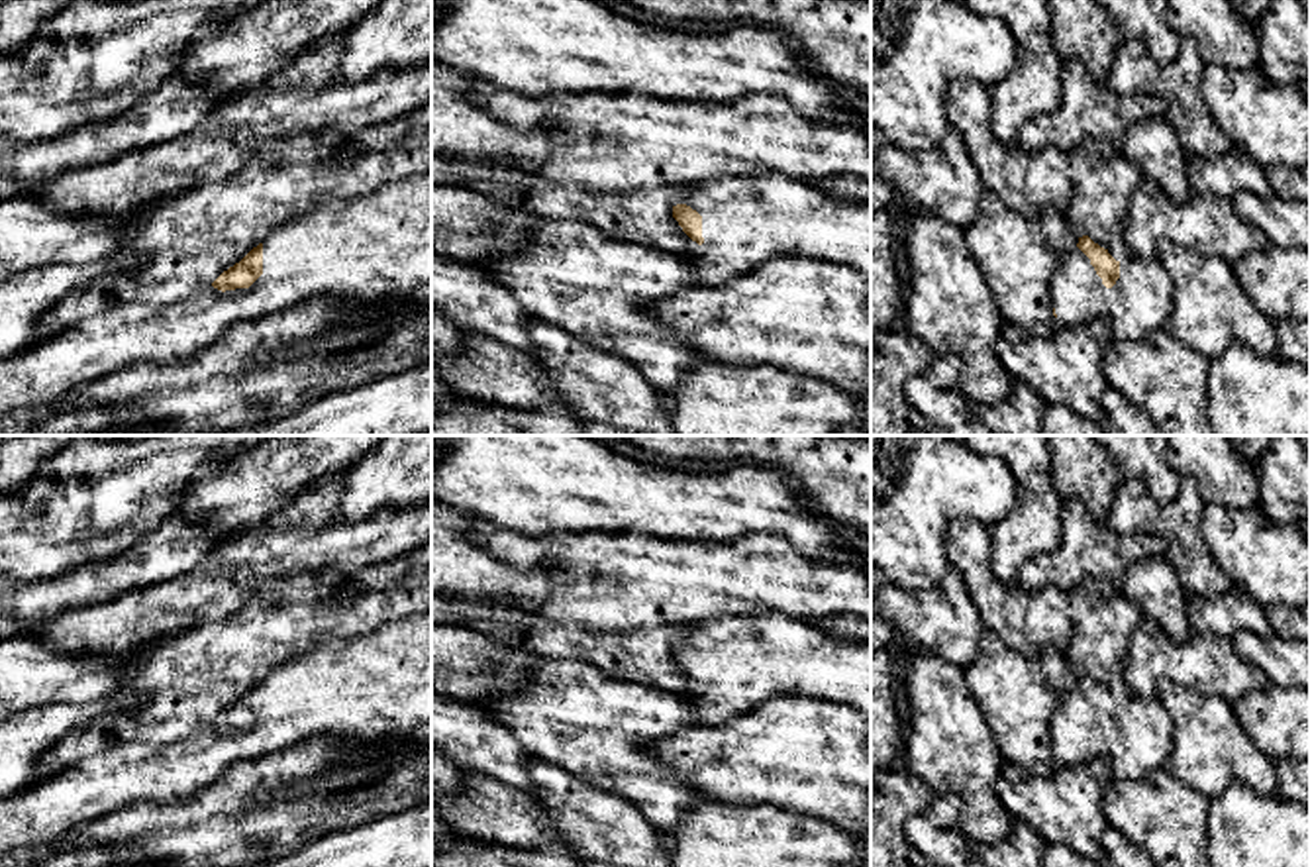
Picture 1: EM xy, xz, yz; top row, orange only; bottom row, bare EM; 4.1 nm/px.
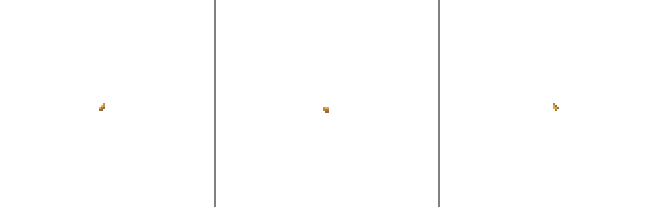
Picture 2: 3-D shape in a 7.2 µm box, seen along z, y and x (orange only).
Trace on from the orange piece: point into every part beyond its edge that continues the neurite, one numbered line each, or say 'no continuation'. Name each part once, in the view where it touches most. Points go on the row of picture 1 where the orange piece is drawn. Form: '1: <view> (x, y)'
1: xy (369, 255)

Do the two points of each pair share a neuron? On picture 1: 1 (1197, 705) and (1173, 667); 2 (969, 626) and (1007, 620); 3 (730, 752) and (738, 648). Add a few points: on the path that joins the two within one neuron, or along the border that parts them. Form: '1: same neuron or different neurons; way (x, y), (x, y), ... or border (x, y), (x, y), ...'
1: different neurons; border (1156, 695), (1161, 681), (1175, 681), (1228, 701)
2: different neurons; border (963, 583), (985, 628)
3: different neurons; border (771, 697), (730, 722), (691, 726)

